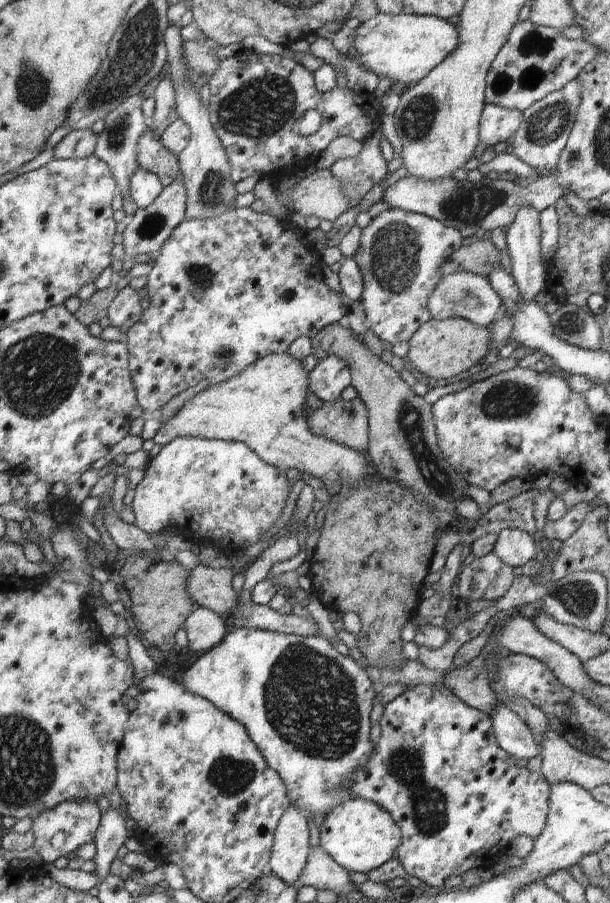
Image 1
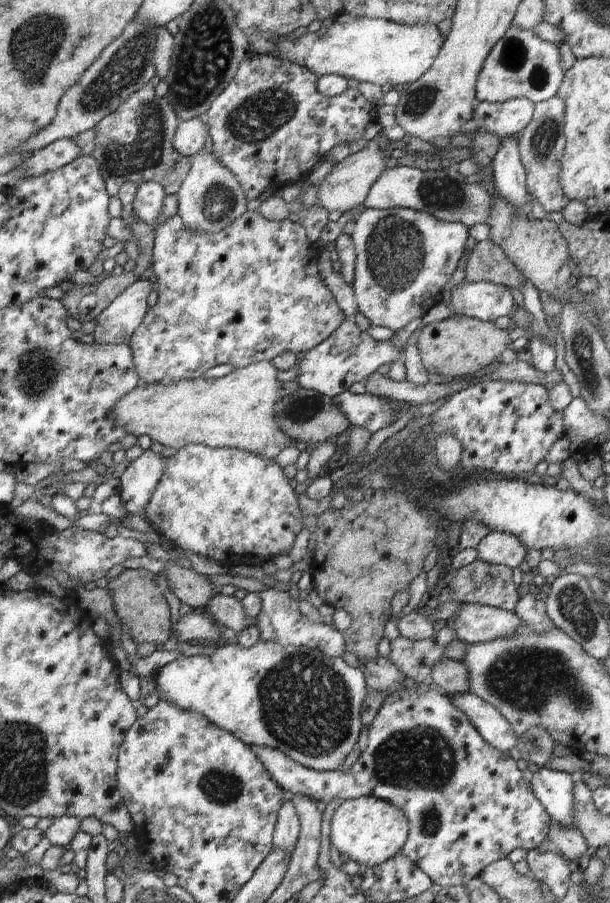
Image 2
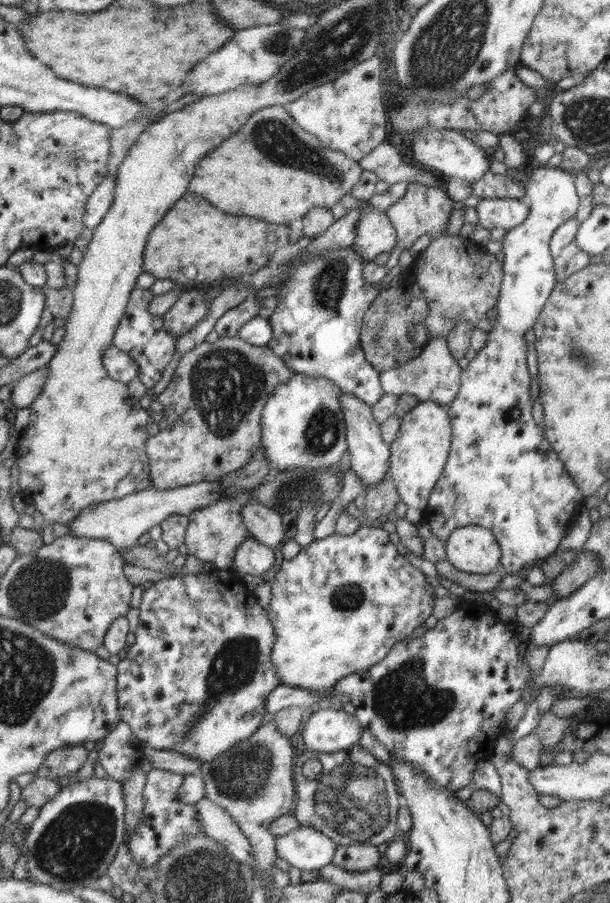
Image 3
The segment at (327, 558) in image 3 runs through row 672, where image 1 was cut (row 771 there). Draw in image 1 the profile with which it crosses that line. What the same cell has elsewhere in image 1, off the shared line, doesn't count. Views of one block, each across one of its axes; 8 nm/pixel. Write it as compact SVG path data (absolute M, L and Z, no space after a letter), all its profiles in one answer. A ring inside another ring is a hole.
M234 626L228 628L227 635L220 641L220 644L217 644L214 648L207 650L200 656L196 662L194 662L186 671L183 672L181 675L181 682L183 687L192 694L201 696L206 700L209 700L216 708L219 708L224 714L231 716L233 719L236 719L242 726L246 729L248 736L252 739L252 742L255 742L255 745L258 747L258 750L262 753L264 760L268 763L268 766L271 769L274 769L279 775L280 778L284 781L284 784L287 786L289 800L292 805L296 808L300 809L304 814L314 814L320 813L326 816L335 806L338 806L340 803L344 802L347 796L347 780L351 779L352 773L354 771L359 771L359 768L362 768L366 763L367 760L370 758L373 744L368 739L370 736L370 711L372 710L374 698L377 691L377 686L370 680L368 673L363 669L356 661L353 659L352 656L342 655L336 648L334 648L330 641L326 640L326 638L322 638L315 635L310 635L309 637L303 637L302 635L285 635L284 633L277 633L272 631L265 631L264 629L244 629L244 628L235 628Z

